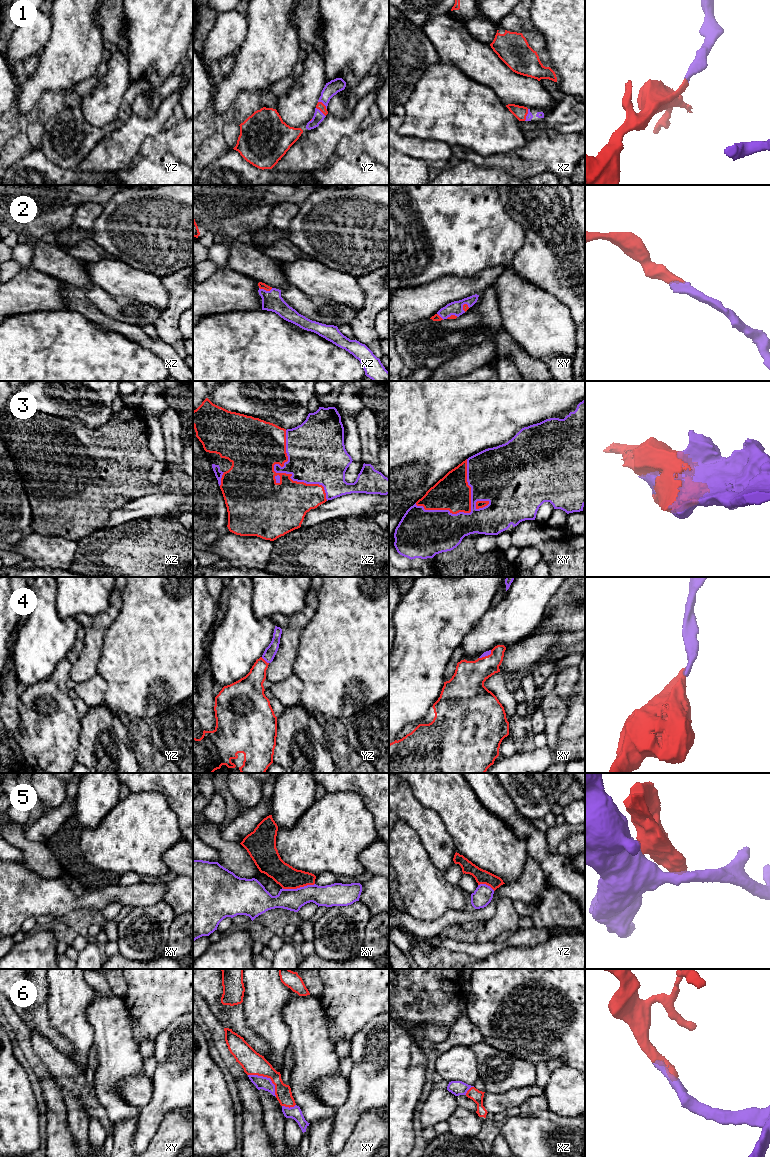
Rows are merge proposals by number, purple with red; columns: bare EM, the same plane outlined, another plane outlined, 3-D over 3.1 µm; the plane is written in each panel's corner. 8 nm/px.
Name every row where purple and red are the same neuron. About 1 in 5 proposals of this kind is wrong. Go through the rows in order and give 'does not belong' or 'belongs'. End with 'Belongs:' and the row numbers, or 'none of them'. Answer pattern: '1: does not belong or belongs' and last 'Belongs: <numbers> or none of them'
1: belongs
2: belongs
3: belongs
4: belongs
5: does not belong
6: belongs
Belongs: 1, 2, 3, 4, 6

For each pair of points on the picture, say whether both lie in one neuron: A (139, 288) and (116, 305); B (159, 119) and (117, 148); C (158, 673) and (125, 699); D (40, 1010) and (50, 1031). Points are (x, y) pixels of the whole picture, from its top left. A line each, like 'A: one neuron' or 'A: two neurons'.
A: two neurons
B: one neuron
C: one neuron
D: one neuron

